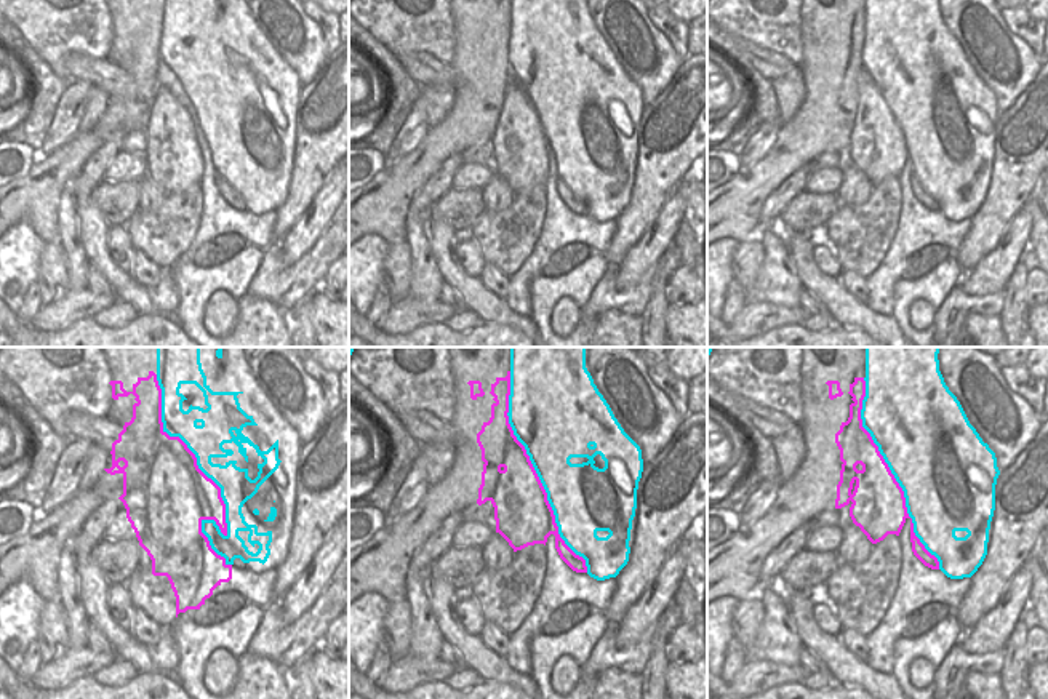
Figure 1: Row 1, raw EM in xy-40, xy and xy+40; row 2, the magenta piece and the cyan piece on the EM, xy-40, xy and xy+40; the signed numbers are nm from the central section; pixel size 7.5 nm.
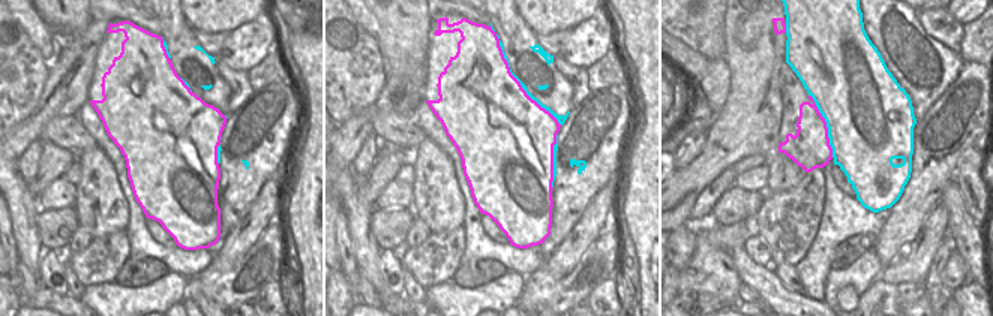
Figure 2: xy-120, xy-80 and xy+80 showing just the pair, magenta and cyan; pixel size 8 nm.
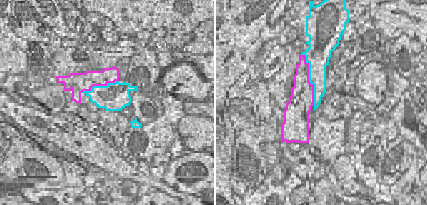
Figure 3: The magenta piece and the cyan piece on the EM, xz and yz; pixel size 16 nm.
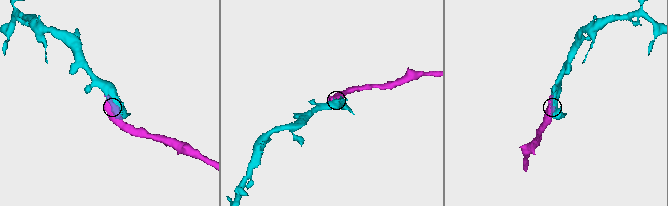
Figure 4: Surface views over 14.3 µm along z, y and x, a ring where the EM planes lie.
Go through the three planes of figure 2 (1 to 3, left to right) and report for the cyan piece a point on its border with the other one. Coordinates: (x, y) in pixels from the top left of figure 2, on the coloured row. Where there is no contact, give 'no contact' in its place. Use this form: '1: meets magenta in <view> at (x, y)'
1: meets magenta in xy-120 at (164, 48)
2: meets magenta in xy-80 at (518, 81)
3: meets magenta in xy+80 at (825, 126)

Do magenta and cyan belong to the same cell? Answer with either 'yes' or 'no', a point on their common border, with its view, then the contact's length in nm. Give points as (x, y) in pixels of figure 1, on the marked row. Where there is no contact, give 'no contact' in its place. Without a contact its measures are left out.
yes; contact xy-40 (220, 488); length 1550 nm

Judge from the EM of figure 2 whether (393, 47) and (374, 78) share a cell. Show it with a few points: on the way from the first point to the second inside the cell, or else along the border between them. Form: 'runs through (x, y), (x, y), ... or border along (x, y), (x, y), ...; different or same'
border along (374, 39), (384, 63); different

